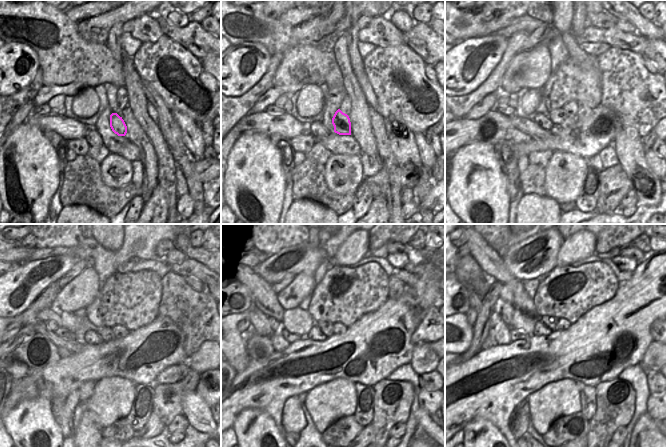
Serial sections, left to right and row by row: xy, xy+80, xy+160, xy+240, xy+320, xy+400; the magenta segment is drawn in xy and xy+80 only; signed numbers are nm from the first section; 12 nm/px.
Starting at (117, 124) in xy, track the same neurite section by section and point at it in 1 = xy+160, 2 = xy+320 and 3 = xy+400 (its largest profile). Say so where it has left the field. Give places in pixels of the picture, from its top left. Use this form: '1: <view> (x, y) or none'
1: xy+160 (560, 119)
2: xy+320 (326, 327)
3: xy+400 (550, 322)

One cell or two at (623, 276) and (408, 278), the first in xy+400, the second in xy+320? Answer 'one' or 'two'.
one

